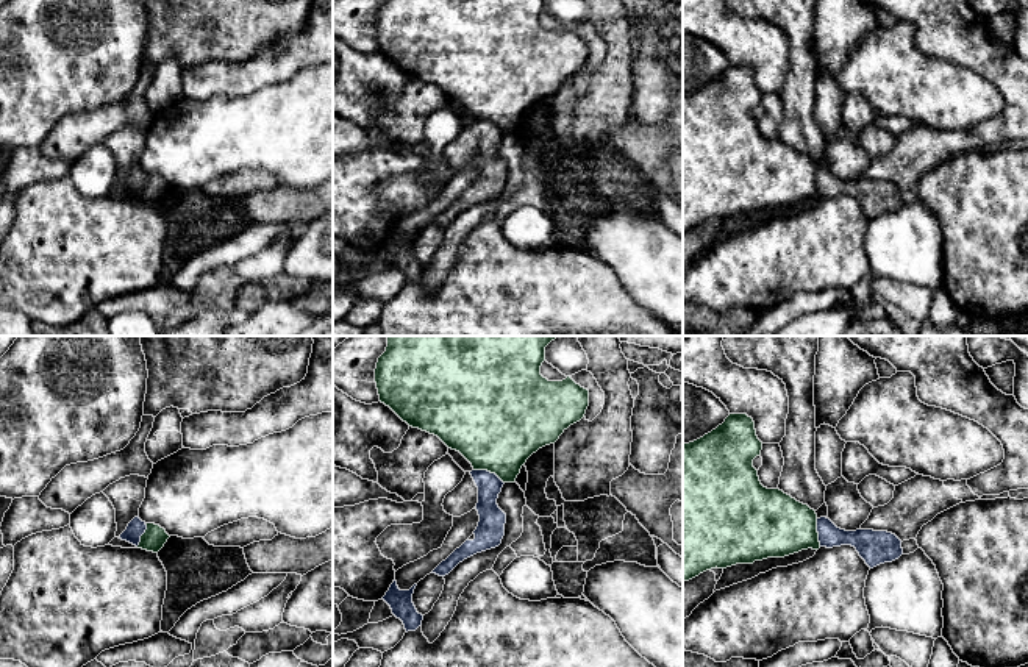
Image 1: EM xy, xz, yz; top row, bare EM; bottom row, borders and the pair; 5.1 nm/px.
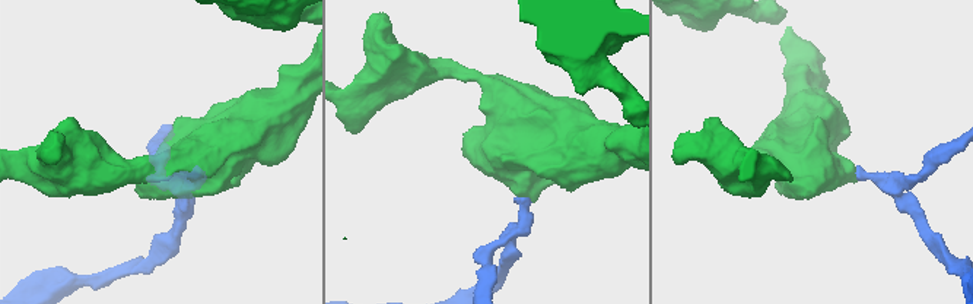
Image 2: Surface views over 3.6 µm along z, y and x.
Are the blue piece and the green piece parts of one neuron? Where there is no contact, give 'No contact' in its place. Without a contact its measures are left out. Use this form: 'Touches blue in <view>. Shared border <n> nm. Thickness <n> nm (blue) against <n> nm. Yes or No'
Touches blue in xz. Shared border 180 nm. Thickness 140 nm (blue) against 460 nm. No

